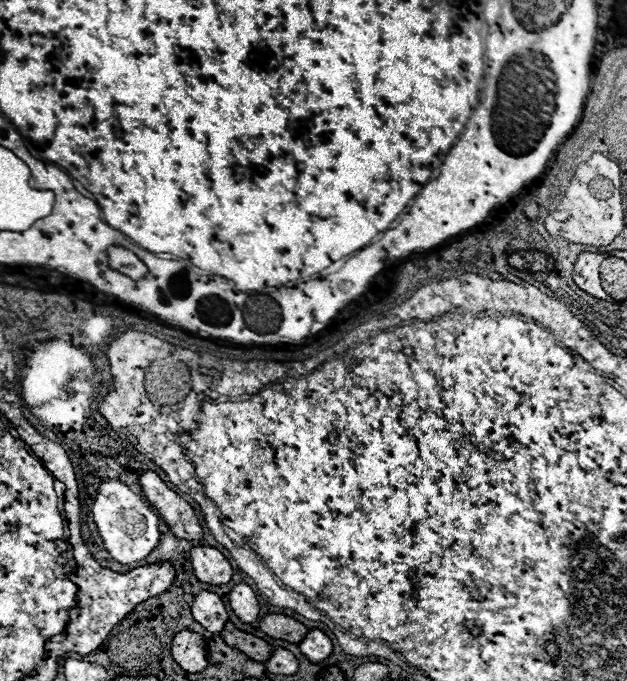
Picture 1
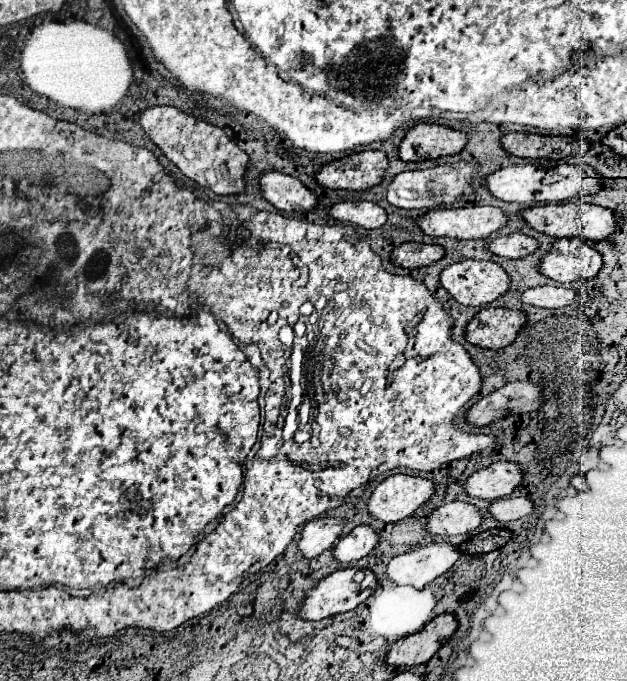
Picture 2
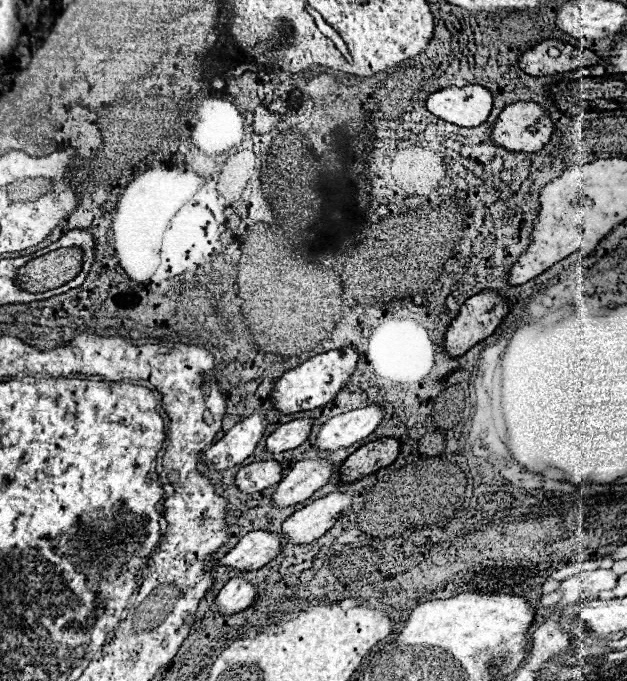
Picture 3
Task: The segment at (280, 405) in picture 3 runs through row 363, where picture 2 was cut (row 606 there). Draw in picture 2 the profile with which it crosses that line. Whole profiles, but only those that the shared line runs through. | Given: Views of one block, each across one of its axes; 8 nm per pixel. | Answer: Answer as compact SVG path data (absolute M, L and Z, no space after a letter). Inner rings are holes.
M336 570L308 592L298 616L306 620L322 620L340 612L354 610L366 598L370 598L376 588L378 578L372 570Z

